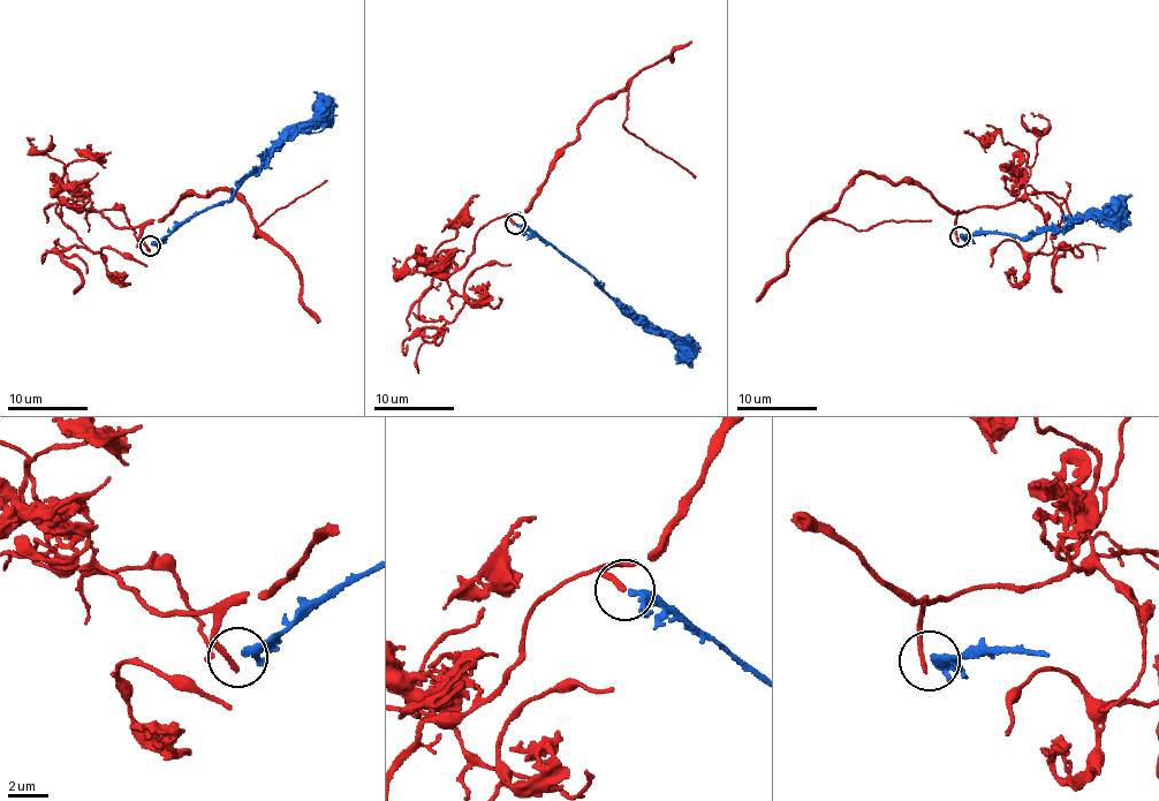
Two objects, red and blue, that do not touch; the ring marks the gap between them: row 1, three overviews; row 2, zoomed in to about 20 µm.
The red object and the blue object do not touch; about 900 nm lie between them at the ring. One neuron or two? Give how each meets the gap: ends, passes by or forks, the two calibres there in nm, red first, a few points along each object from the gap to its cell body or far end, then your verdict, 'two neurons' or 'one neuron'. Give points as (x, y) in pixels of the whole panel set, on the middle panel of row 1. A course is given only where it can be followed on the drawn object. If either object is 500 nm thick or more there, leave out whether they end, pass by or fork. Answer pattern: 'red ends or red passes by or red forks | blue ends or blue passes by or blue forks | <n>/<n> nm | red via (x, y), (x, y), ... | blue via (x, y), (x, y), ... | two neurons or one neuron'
red ends | blue ends | 280/360 nm | red via (513, 223), (507, 214), (523, 211), (588, 113), (629, 84), (625, 127), (696, 176) | blue via (517, 224), (588, 272), (596, 279), (598, 288), (621, 307), (681, 342), (681, 355), (676, 359) | two neurons

